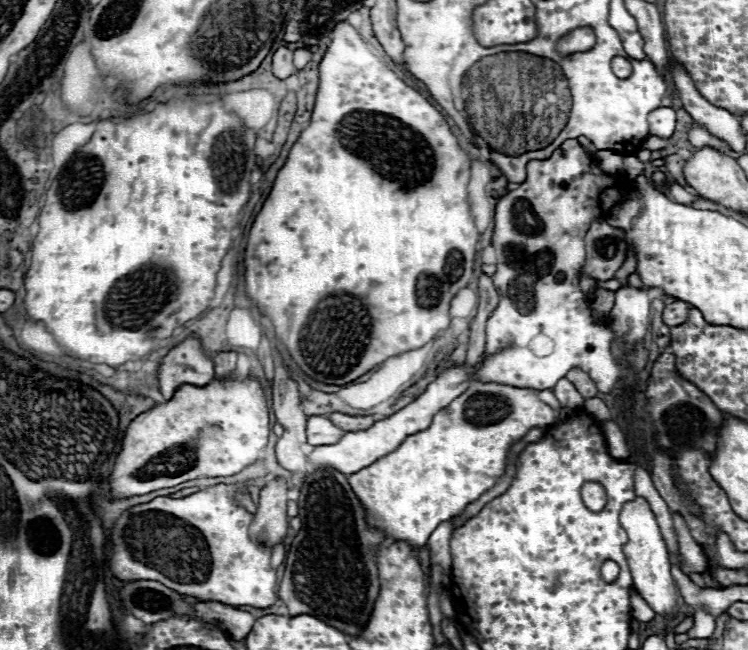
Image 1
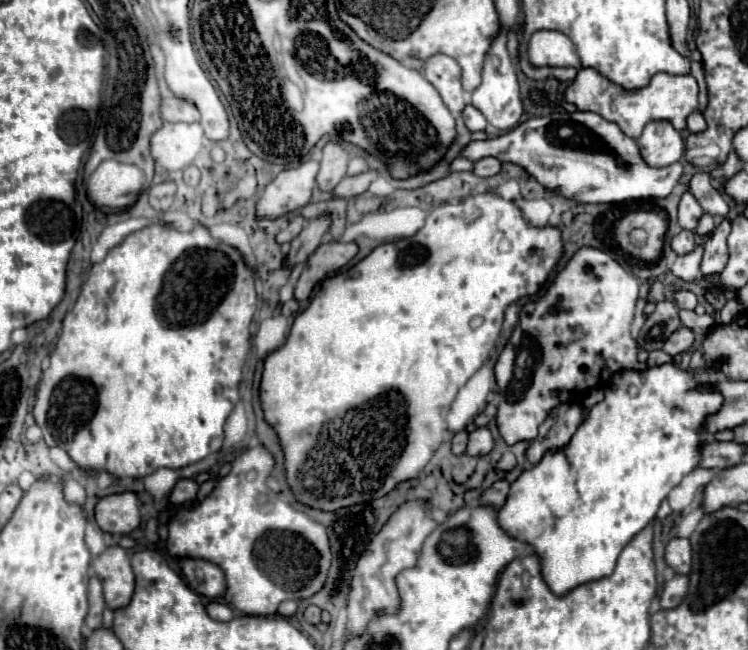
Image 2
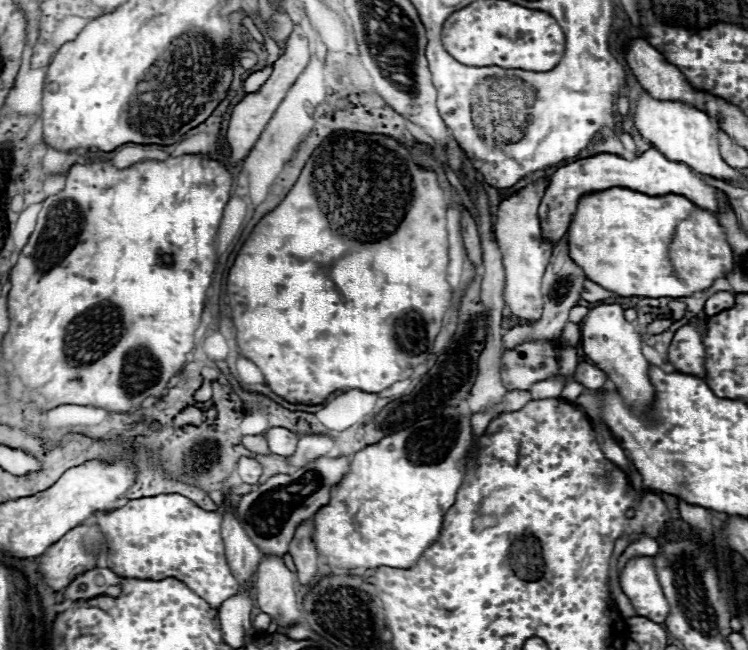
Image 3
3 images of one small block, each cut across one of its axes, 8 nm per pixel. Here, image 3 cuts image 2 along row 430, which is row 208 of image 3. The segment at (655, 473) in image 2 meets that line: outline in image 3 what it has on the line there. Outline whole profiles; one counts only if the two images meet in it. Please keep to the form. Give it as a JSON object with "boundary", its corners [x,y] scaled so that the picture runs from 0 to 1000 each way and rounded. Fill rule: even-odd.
{"boundary":[[[813,289],[805,295],[783,298],[773,308],[762,351],[757,357],[762,397],[781,415],[783,428],[826,455],[858,455],[858,458],[912,458],[928,449],[939,449],[952,440],[963,425],[979,415],[979,385],[971,372],[968,351],[957,332],[941,320],[933,320],[914,302],[866,302],[842,289]],[[909,351],[909,375],[898,375]]]}

